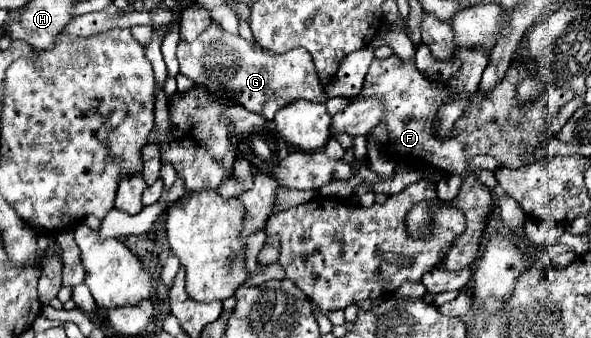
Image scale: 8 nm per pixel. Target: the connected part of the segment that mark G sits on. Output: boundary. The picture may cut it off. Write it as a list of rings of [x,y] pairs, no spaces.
[[[212,21],[210,27],[194,41],[180,41],[176,57],[180,63],[180,73],[192,79],[194,85],[206,87],[206,91],[214,95],[222,95],[222,91],[226,91],[230,99],[252,113],[260,113],[268,121],[274,119],[276,111],[298,99],[326,103],[324,87],[306,49],[292,49],[282,55],[272,53],[252,41],[224,31],[216,21]]]

